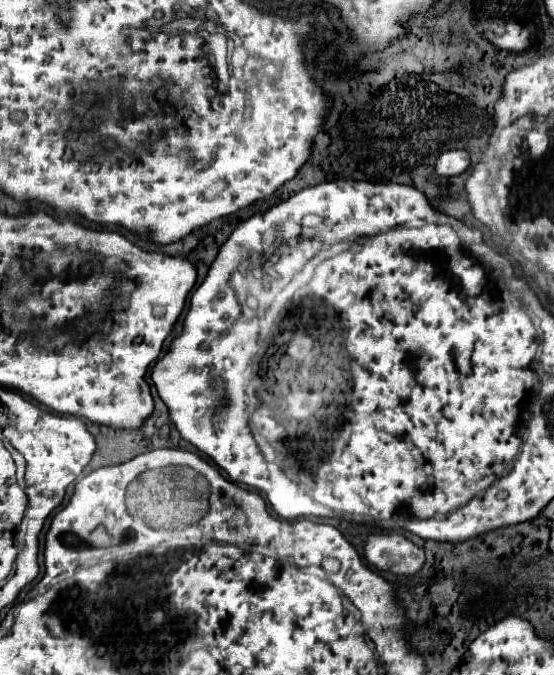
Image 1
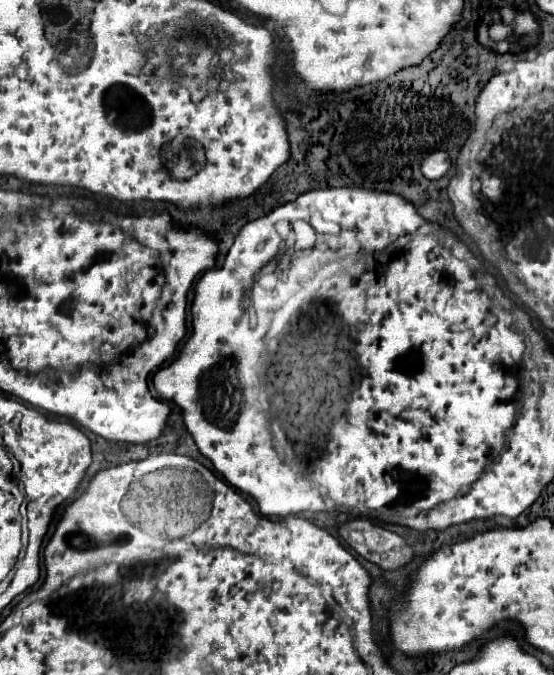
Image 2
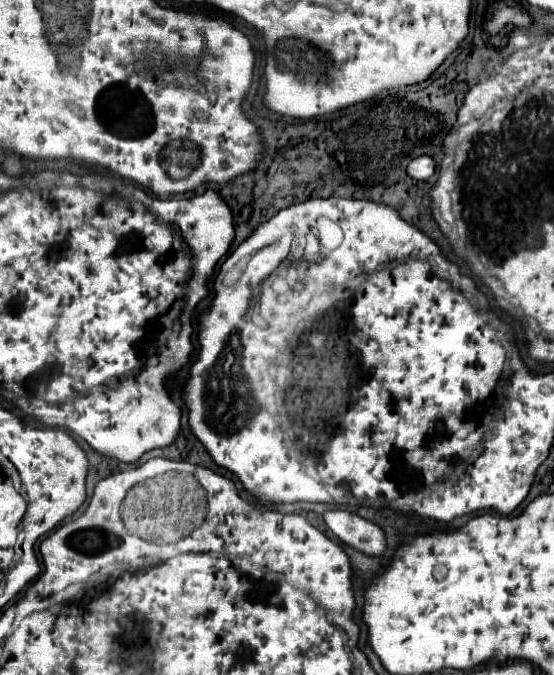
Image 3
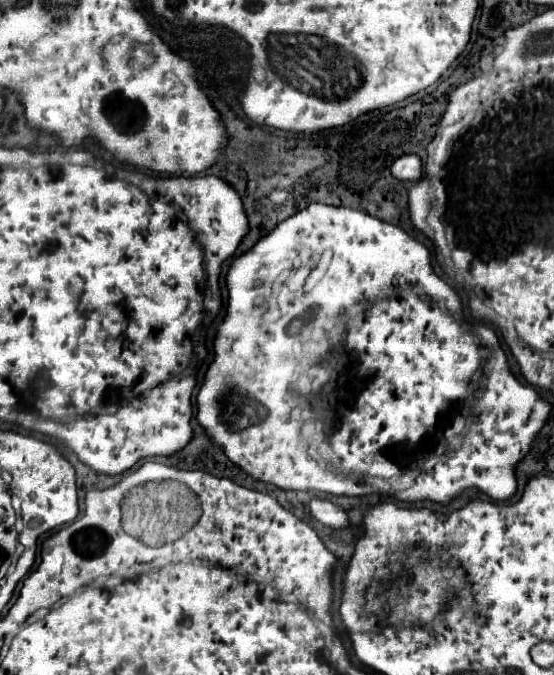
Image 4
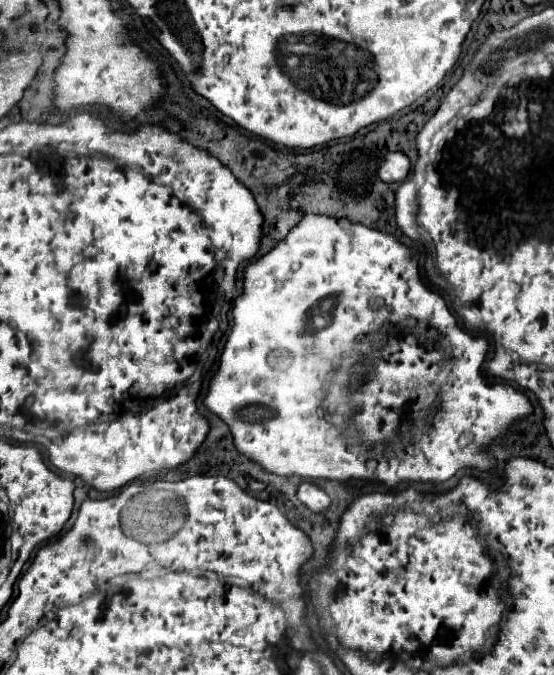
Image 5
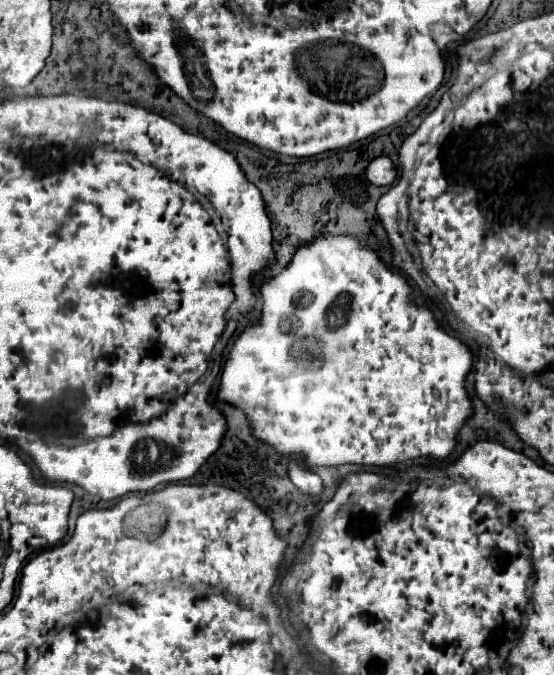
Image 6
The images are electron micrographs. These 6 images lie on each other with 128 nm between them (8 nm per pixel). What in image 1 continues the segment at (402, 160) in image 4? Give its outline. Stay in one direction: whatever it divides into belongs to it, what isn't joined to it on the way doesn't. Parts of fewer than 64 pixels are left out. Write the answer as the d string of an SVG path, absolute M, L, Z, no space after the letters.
M448 150L438 156L434 168L438 176L456 176L470 166L470 156L464 150Z

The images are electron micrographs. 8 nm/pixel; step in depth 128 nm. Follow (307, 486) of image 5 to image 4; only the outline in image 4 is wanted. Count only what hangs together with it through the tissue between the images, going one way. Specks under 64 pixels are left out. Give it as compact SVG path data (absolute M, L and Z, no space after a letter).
M312 498L310 504L308 504L308 508L310 508L310 514L312 514L318 522L322 522L322 524L326 524L326 526L330 526L330 528L340 530L340 528L346 528L346 526L348 526L348 516L346 516L346 512L344 512L340 506L332 504L330 500Z

